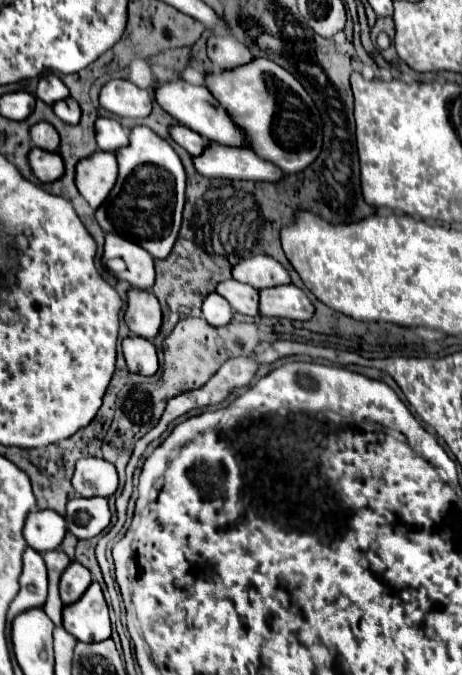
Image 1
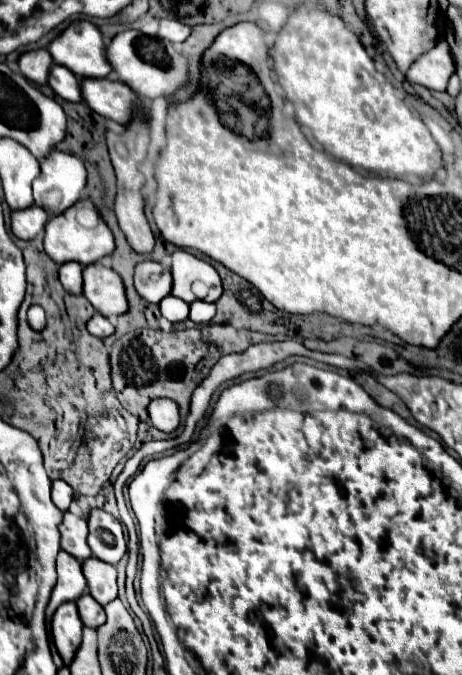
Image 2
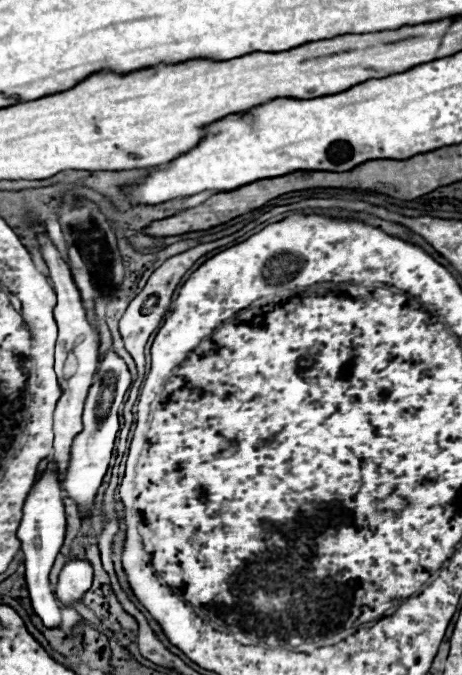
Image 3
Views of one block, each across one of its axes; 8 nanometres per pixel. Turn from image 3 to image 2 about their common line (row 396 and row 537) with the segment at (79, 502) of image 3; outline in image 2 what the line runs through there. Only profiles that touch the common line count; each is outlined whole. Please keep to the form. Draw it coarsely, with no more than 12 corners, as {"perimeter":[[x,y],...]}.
{"perimeter":[[90,508],[88,546],[116,564],[126,554],[122,524]]}

